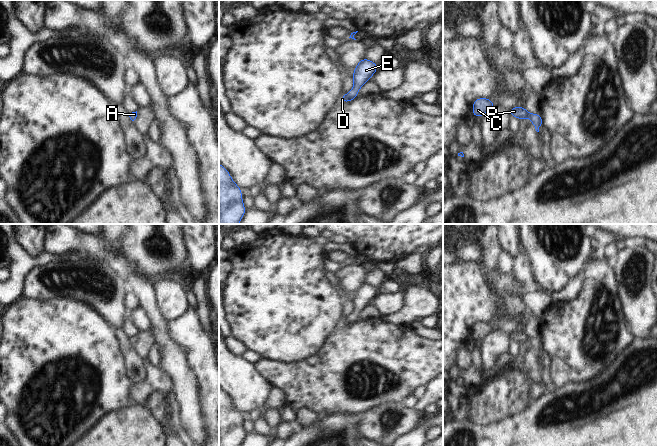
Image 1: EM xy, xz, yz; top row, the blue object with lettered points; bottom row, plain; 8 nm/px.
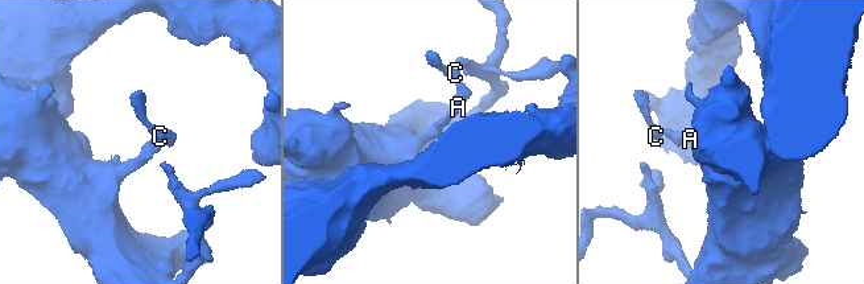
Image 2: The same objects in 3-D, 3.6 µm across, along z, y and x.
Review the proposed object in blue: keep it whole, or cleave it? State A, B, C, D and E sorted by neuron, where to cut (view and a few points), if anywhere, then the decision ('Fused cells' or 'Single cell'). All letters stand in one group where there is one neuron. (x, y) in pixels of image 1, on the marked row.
Groups: A B C D E. No split. Single cell

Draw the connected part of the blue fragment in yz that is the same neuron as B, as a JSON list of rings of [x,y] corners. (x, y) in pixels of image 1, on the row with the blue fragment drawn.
[[[513,107],[512,109],[510,109],[509,113],[510,116],[515,116],[519,120],[530,118],[537,132],[539,132],[540,126],[543,125],[541,113],[534,115],[533,113],[526,111],[524,107]]]

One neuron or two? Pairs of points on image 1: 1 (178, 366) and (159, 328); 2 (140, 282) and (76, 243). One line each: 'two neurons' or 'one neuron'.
1: one neuron
2: two neurons

